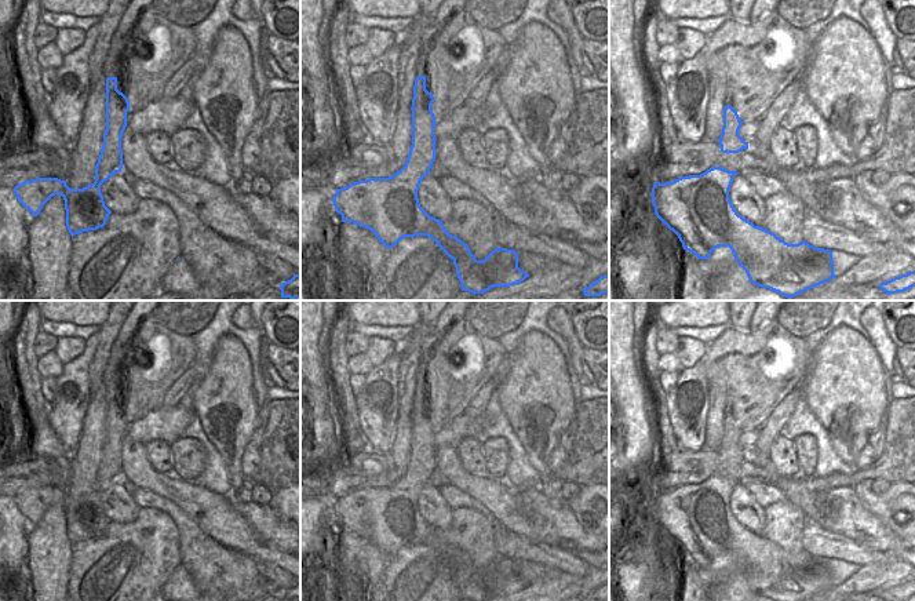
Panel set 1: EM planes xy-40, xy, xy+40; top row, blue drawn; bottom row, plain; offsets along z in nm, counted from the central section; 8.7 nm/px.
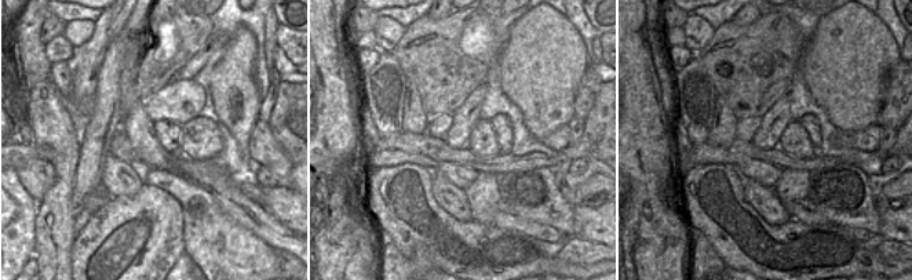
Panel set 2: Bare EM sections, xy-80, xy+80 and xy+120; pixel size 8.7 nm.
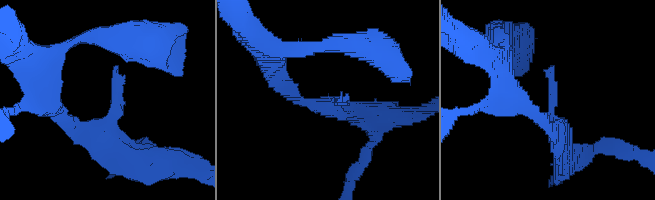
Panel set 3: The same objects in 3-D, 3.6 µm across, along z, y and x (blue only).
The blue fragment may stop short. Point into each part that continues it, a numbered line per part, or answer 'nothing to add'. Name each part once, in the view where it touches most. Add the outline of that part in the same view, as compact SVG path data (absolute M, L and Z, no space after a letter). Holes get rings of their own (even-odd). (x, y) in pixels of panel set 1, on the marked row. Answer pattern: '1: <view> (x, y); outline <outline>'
nothing to add

